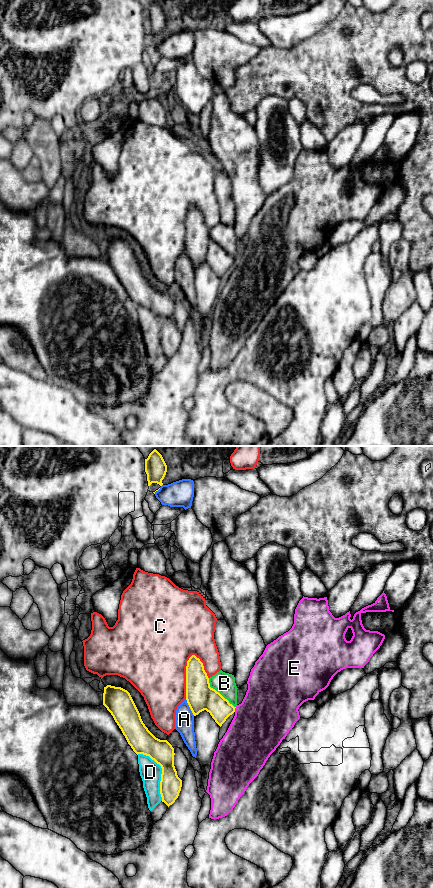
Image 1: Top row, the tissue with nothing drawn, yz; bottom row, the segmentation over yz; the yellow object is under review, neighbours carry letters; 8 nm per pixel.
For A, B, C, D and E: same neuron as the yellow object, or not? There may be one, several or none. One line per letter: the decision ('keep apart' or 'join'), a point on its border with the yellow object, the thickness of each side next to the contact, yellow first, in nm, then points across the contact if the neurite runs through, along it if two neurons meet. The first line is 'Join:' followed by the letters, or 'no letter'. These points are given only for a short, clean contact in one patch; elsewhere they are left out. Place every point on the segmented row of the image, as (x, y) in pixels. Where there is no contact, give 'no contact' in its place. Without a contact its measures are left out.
Join: A, B
A: join; meets yellow in yz at (189, 706); 220 nm thick on the yellow side, 160 nm on the other
B: join; meets yellow in yz at (218, 692); 220 nm thick on the yellow side, 170 nm on the other
C: keep apart; meets yellow in yz at (186, 676); 220 nm thick on the yellow side, 460 nm on the other
D: keep apart; meets yellow in yz at (162, 772); 190 nm thick on the yellow side, 170 nm on the other
E: keep apart; meets yellow in yz at (234, 709); 190 nm thick on the yellow side, 440 nm on the other

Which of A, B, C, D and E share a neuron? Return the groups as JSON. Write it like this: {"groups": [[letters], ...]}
{"groups": [["A", "B"], ["C"], ["D"], ["E"]]}

